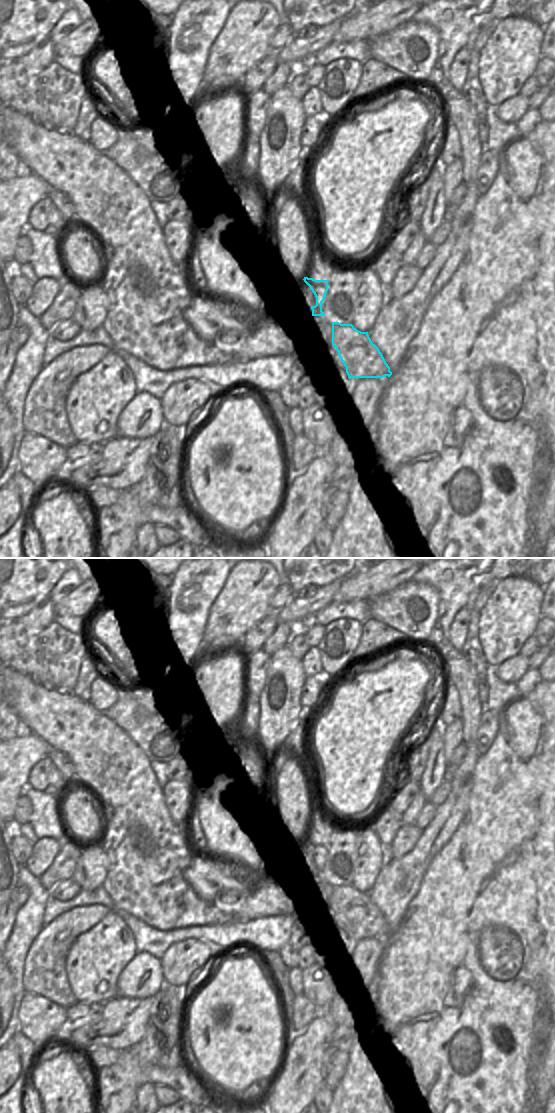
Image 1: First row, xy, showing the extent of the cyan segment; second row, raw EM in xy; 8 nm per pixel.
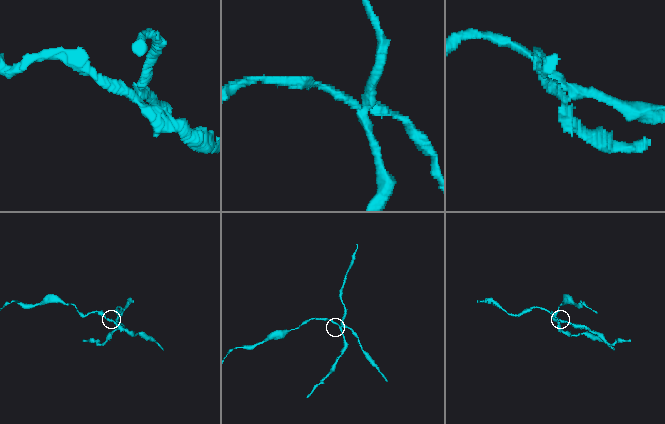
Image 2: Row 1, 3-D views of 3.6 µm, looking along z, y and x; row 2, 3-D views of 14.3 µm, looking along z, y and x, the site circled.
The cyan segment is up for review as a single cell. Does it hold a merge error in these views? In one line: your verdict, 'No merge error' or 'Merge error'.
Merge error

